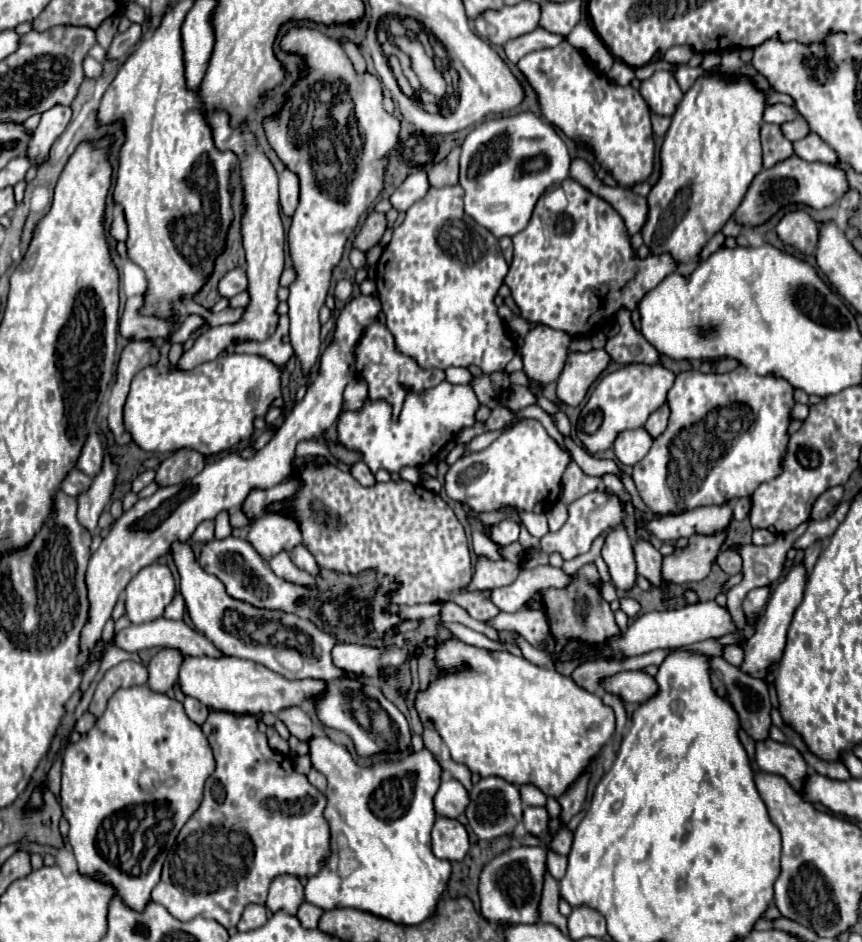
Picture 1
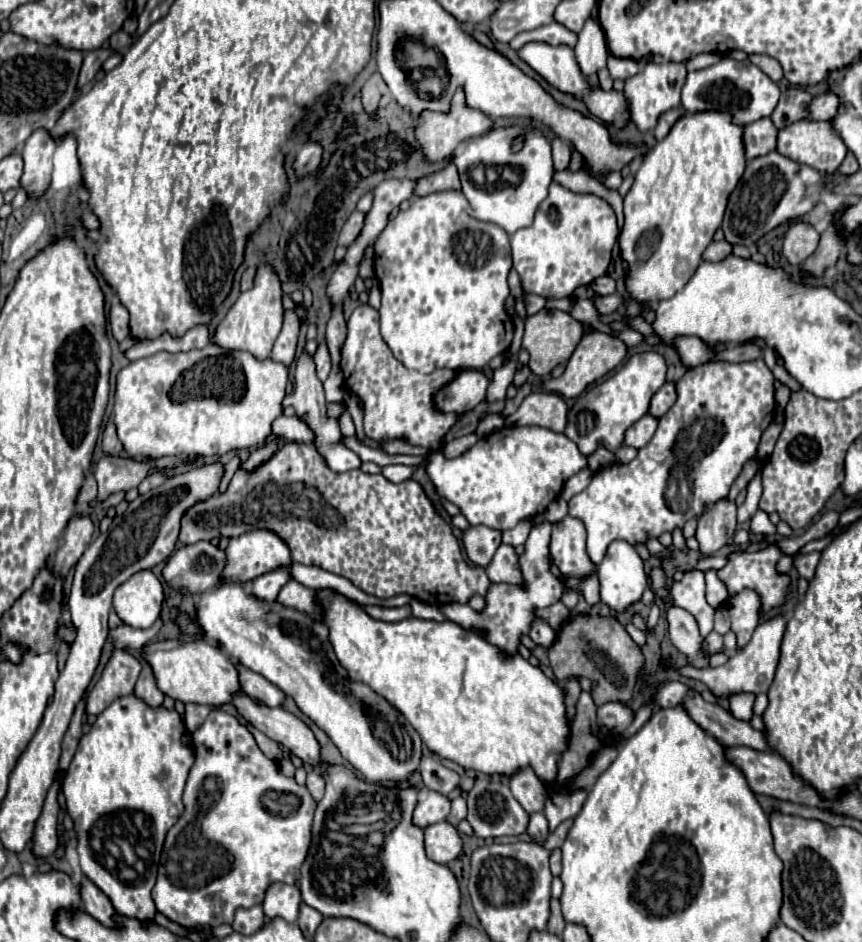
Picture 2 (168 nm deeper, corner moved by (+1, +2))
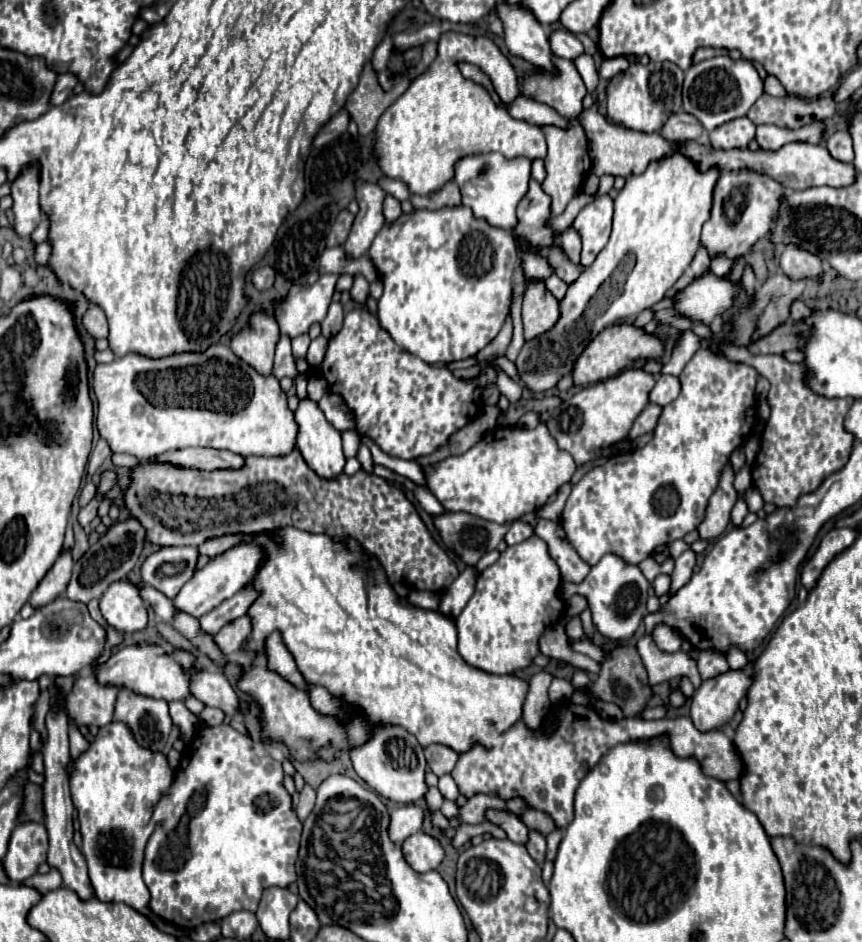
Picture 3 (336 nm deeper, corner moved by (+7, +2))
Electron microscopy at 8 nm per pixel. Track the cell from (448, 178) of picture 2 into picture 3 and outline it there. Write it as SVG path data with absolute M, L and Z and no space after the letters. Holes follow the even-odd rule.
M449 182L435 194L411 196L411 202L417 210L421 210L421 208L425 208L425 210L453 208L453 206L461 206L461 194L459 194L459 186L455 182Z

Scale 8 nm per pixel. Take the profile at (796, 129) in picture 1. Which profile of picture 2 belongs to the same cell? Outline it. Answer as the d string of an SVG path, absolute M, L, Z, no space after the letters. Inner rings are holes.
M821 94L815 96L809 104L807 104L807 116L805 120L813 122L813 120L831 120L835 116L839 108L839 98L835 94Z

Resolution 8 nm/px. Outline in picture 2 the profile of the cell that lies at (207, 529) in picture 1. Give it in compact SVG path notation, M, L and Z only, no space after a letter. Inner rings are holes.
M287 442L281 446L281 450L275 454L275 458L271 458L271 462L265 462L259 470L255 470L255 474L243 474L243 470L237 470L227 492L225 494L219 494L215 498L209 498L207 502L199 502L197 506L193 506L189 512L187 512L187 518L183 518L183 526L181 526L181 534L179 534L179 540L183 544L195 544L199 540L213 540L215 536L229 536L229 538L237 538L241 534L245 534L247 530L257 530L257 528L269 528L273 532L277 532L291 548L291 558L295 562L301 562L301 564L307 564L307 566L319 566L327 572L333 572L337 576L343 576L343 578L349 578L357 588L361 588L363 592L371 594L371 596L377 596L381 600L387 600L387 598L395 598L399 594L407 594L411 598L419 598L421 602L427 602L427 604L449 604L449 602L459 602L459 604L467 604L471 596L479 594L479 596L487 596L487 590L491 586L491 580L487 578L485 570L483 568L473 568L469 566L465 560L463 560L463 554L461 554L461 546L459 546L459 540L455 538L453 530L451 530L451 524L447 524L441 514L437 512L437 508L433 506L433 502L429 500L429 496L425 494L423 486L417 482L417 480L405 480L401 484L393 484L389 482L387 478L383 478L383 474L365 474L361 470L349 470L349 472L333 472L325 458L317 452L317 448L313 444L297 444L297 442Z

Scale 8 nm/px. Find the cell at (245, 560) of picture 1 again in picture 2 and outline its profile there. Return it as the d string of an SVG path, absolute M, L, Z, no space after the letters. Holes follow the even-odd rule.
M197 542L177 550L165 570L163 578L171 588L187 588L193 596L203 590L213 590L223 582L227 554L211 542Z

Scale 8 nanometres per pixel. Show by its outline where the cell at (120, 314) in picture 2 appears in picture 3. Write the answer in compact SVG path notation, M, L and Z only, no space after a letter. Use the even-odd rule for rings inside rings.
M89 306L87 312L83 314L83 328L93 336L93 338L107 338L107 318L105 312L99 306Z

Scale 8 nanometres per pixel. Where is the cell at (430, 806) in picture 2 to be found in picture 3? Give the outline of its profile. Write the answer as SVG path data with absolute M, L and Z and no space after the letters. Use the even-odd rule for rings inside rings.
M415 804L399 806L389 812L389 840L395 844L401 844L407 836L417 834L423 826L423 810Z

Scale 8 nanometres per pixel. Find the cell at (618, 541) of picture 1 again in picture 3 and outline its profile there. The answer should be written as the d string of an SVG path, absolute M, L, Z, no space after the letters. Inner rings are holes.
M607 554L595 564L589 572L589 576L573 586L569 582L561 583L562 598L566 601L574 594L583 594L589 600L589 608L593 614L593 626L611 642L629 640L635 630L639 628L643 616L647 614L645 602L649 592L649 580L643 576L639 566L627 566L619 556Z

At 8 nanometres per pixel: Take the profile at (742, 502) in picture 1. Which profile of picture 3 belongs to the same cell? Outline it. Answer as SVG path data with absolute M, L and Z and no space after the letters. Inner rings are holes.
M745 464L745 466L737 472L735 488L737 488L739 492L743 492L743 490L747 490L749 486L751 486L751 468L749 468L749 464Z

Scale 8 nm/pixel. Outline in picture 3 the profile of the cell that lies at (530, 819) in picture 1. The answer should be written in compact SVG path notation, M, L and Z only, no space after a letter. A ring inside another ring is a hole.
M529 832L529 842L527 842L527 852L529 856L537 862L545 862L545 838L539 832Z

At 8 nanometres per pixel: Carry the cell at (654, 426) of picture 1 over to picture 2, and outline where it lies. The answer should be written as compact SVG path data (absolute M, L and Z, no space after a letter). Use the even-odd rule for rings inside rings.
M665 382L665 384L661 386L661 390L653 396L651 406L649 406L649 414L651 414L653 418L661 418L661 416L673 406L675 398L677 398L677 394L675 394L675 384Z

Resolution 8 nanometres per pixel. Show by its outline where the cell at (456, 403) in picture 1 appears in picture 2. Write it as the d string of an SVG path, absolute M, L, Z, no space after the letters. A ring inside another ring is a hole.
M463 370L453 382L443 386L433 396L435 410L443 414L467 414L471 412L481 400L485 400L485 390L489 386L489 380L485 374L477 370Z

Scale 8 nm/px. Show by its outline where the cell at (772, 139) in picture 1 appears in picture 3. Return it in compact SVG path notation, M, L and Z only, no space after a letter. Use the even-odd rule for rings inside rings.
M741 116L709 132L709 142L713 148L723 148L723 150L747 148L749 142L753 140L753 134L755 134L755 124L747 116Z

